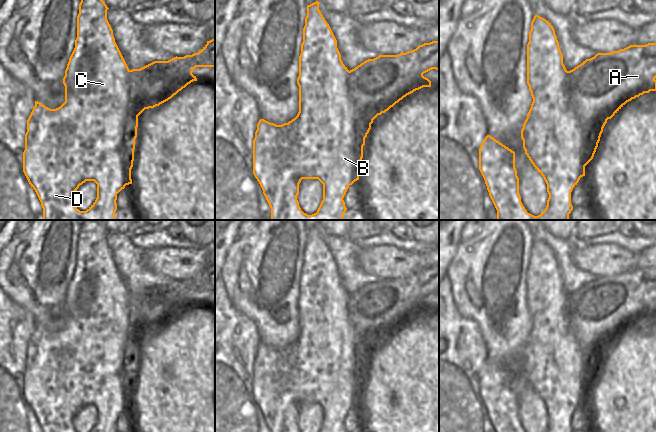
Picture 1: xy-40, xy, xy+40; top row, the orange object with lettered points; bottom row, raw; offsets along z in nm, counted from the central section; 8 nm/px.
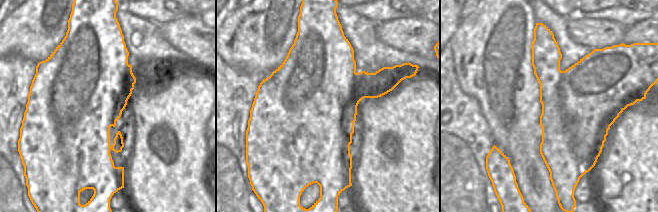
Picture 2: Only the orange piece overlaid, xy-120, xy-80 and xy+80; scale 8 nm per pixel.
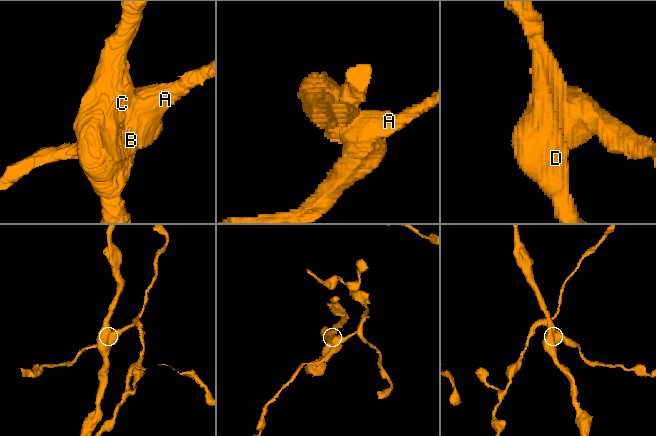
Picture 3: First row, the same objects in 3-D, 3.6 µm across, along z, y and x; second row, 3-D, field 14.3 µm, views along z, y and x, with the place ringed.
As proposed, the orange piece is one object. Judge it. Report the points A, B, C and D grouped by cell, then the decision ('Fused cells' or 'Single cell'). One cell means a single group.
Groups: A / B C D. Fused cells.

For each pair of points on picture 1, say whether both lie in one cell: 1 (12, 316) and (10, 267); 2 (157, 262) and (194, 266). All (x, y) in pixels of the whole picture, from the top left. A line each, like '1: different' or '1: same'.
1: different
2: same

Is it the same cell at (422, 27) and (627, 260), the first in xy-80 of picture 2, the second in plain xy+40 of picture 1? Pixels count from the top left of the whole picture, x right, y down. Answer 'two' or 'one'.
one

